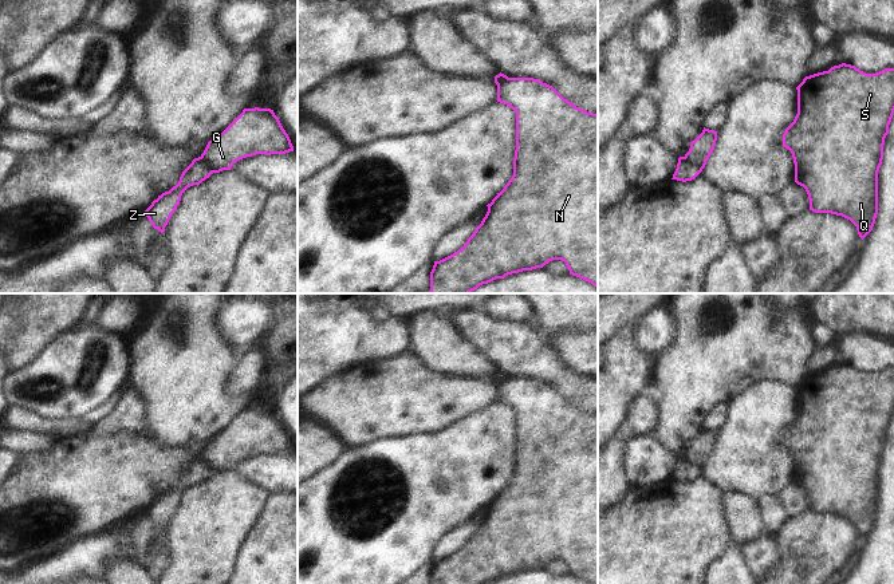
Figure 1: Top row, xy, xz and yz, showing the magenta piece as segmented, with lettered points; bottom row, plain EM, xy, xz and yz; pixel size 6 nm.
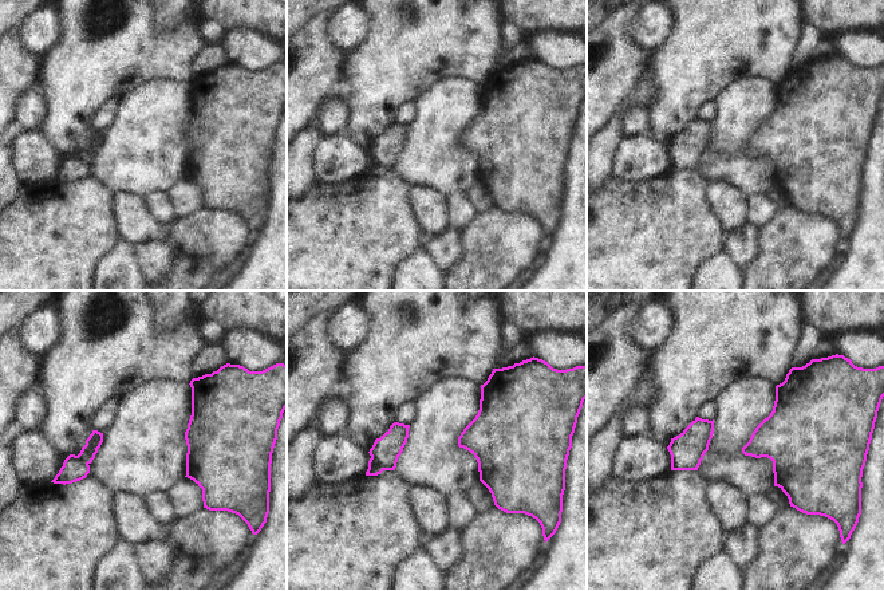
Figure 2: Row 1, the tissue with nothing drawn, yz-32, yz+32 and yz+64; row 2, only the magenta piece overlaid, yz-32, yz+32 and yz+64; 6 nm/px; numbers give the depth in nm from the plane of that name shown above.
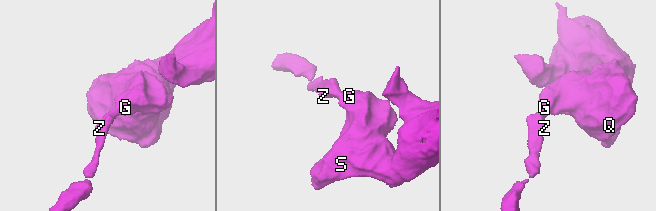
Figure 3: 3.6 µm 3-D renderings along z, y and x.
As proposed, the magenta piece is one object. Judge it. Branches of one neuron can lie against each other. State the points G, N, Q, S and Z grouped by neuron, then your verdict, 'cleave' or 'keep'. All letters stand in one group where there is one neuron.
G N Q S / Z; cleave

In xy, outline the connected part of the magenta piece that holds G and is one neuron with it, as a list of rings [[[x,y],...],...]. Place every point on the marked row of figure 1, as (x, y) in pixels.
[[[255,107],[244,108],[220,135],[209,141],[201,158],[212,173],[220,173],[247,157],[290,151],[294,146],[273,110]]]

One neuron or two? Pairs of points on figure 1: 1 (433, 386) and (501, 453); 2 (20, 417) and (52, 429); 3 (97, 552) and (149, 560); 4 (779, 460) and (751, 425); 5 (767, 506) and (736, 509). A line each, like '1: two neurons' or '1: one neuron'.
1: two neurons
2: one neuron
3: one neuron
4: one neuron
5: two neurons

